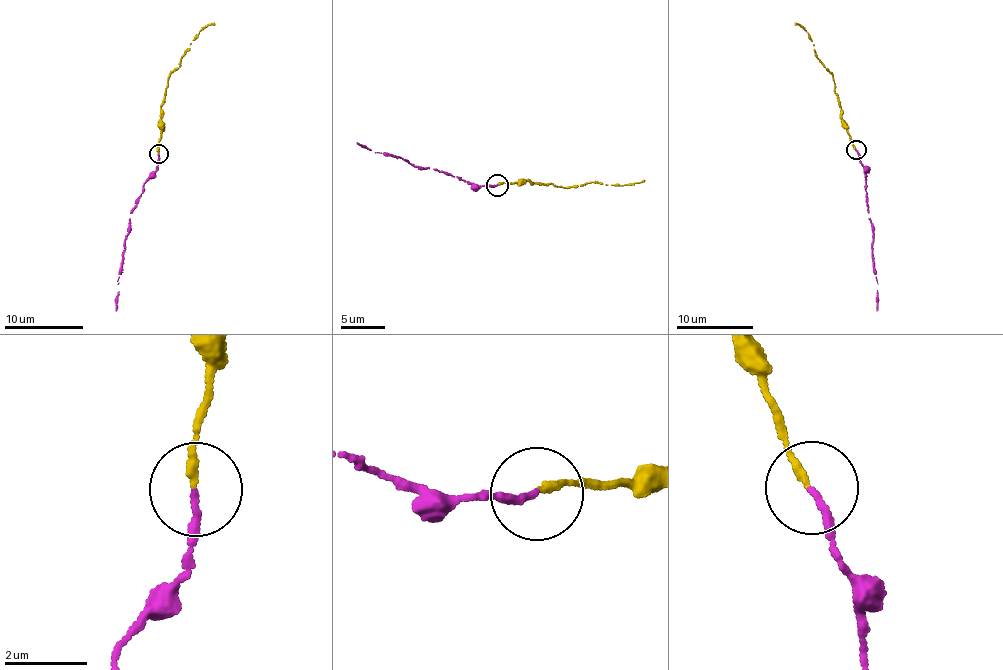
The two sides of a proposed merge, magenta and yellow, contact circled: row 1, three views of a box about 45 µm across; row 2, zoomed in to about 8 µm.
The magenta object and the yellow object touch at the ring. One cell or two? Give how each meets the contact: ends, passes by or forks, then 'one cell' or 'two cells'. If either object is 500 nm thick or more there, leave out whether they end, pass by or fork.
magenta ends; yellow ends; one cell

